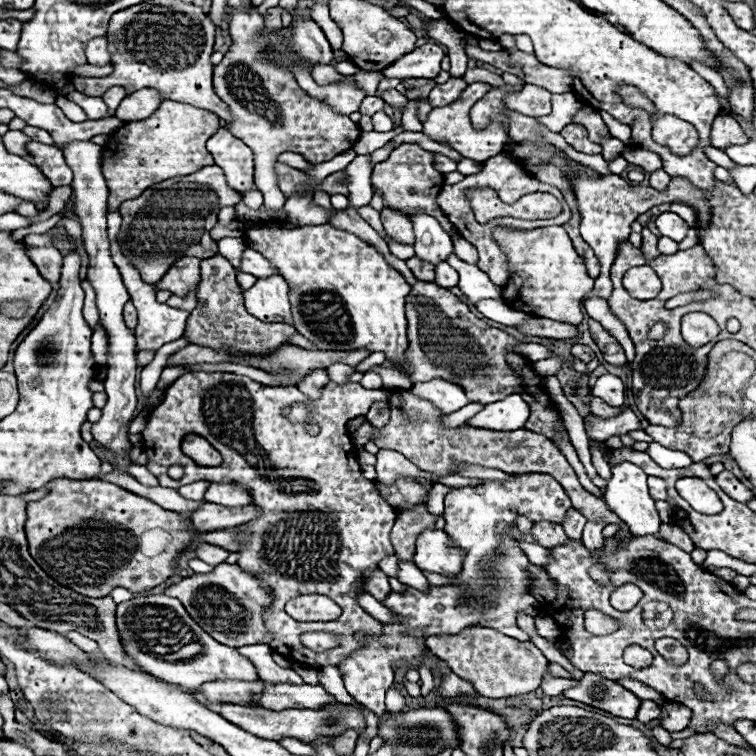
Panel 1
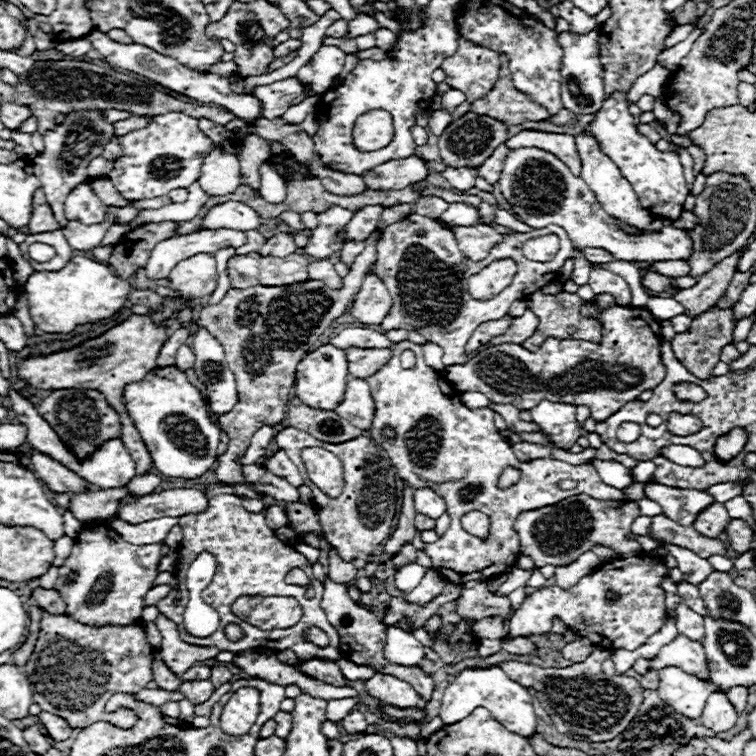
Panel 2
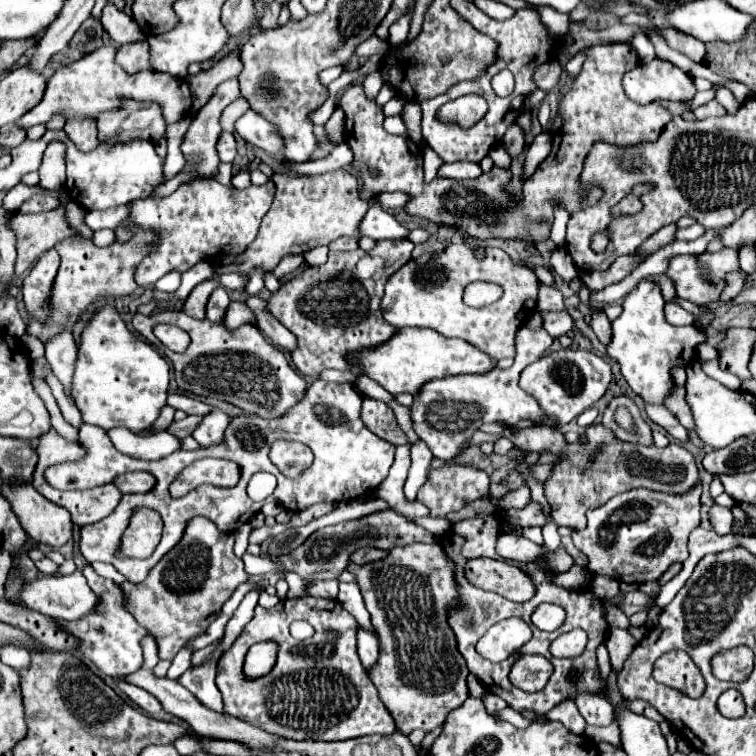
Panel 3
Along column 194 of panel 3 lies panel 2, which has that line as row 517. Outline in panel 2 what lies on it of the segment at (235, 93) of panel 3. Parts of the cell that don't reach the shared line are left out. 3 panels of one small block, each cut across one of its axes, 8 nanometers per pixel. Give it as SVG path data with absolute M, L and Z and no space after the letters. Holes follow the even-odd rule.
M194 488L162 490L140 496L136 500L124 500L116 512L116 518L128 524L140 524L162 516L184 516L188 512L204 512L208 498Z

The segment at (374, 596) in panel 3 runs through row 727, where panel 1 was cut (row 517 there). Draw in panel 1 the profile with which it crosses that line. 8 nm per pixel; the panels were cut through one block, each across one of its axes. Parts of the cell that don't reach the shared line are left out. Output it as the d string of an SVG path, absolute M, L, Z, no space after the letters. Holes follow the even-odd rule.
M420 502L408 510L398 510L396 514L398 516L396 516L396 524L390 532L390 542L396 550L398 560L410 562L416 552L416 538L424 530L434 530L438 516L434 516L426 510L426 502Z

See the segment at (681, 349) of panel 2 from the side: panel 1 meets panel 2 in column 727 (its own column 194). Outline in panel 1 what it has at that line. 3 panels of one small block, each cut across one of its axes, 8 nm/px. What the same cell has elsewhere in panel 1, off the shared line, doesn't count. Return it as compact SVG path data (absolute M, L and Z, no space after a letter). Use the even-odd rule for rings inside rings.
M212 256L210 260L202 260L202 280L198 284L198 306L190 312L184 328L184 338L190 344L212 348L212 350L226 350L232 346L240 354L254 354L254 356L268 356L280 346L290 344L290 336L296 330L286 322L260 322L250 316L244 308L244 296L236 282L236 270L224 256Z

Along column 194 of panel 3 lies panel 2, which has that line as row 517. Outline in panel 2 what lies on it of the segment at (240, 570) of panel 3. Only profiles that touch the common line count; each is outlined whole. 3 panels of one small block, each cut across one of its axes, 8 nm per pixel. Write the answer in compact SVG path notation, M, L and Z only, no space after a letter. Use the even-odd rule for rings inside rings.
M572 496L552 506L520 512L514 530L520 536L520 552L530 556L538 568L546 564L564 566L574 562L580 554L590 550L594 544L612 548L620 558L642 554L638 542L626 540L626 534L630 534L630 524L638 516L640 516L640 508L636 506L636 502L592 500L590 496Z

